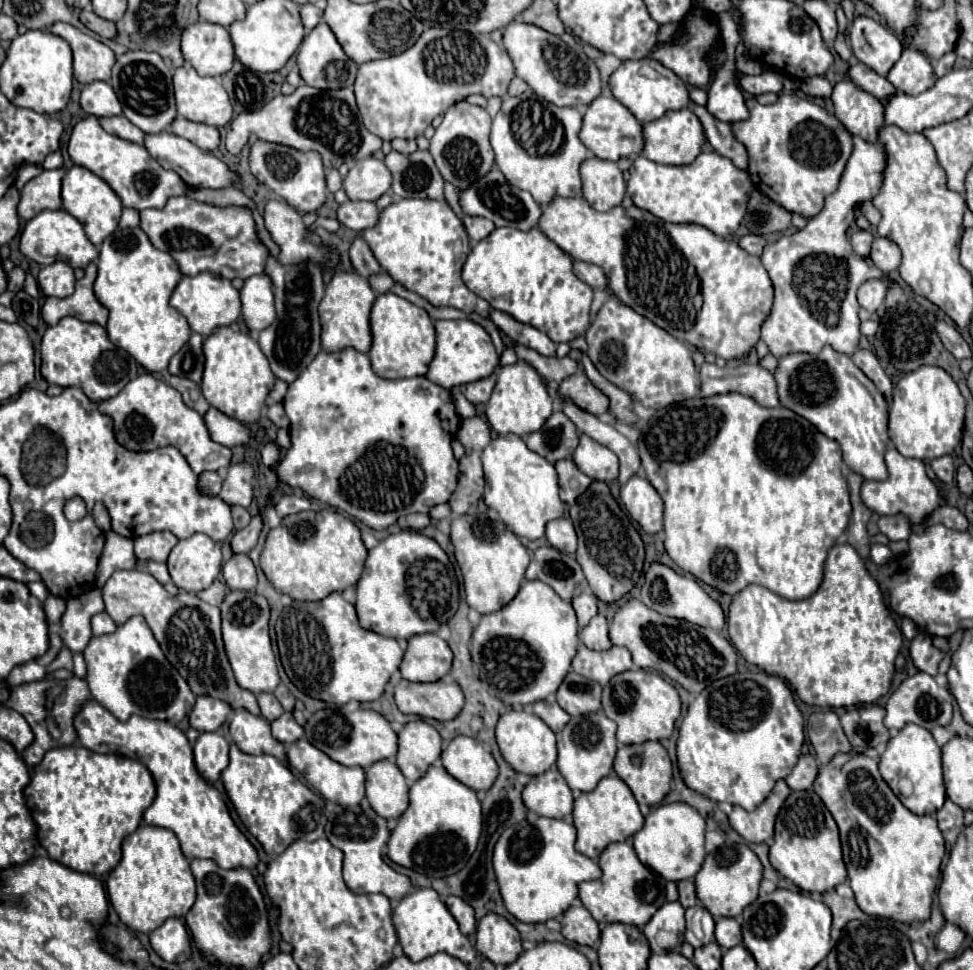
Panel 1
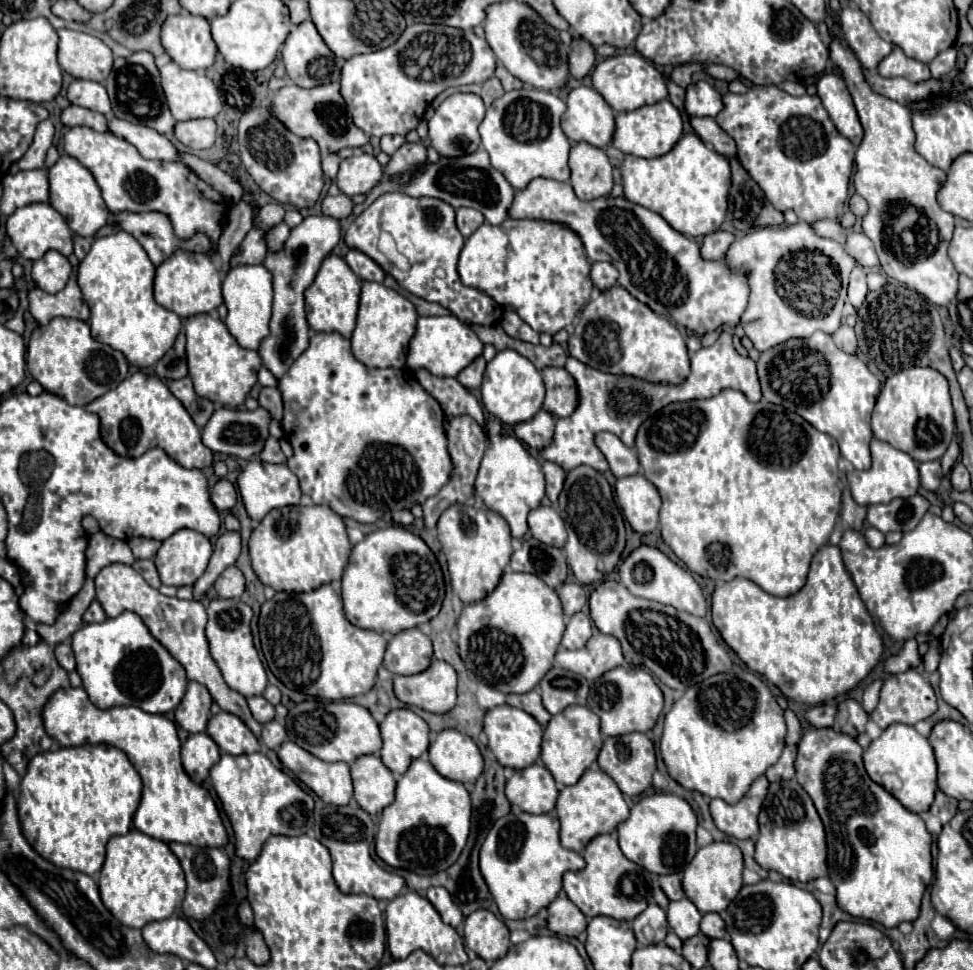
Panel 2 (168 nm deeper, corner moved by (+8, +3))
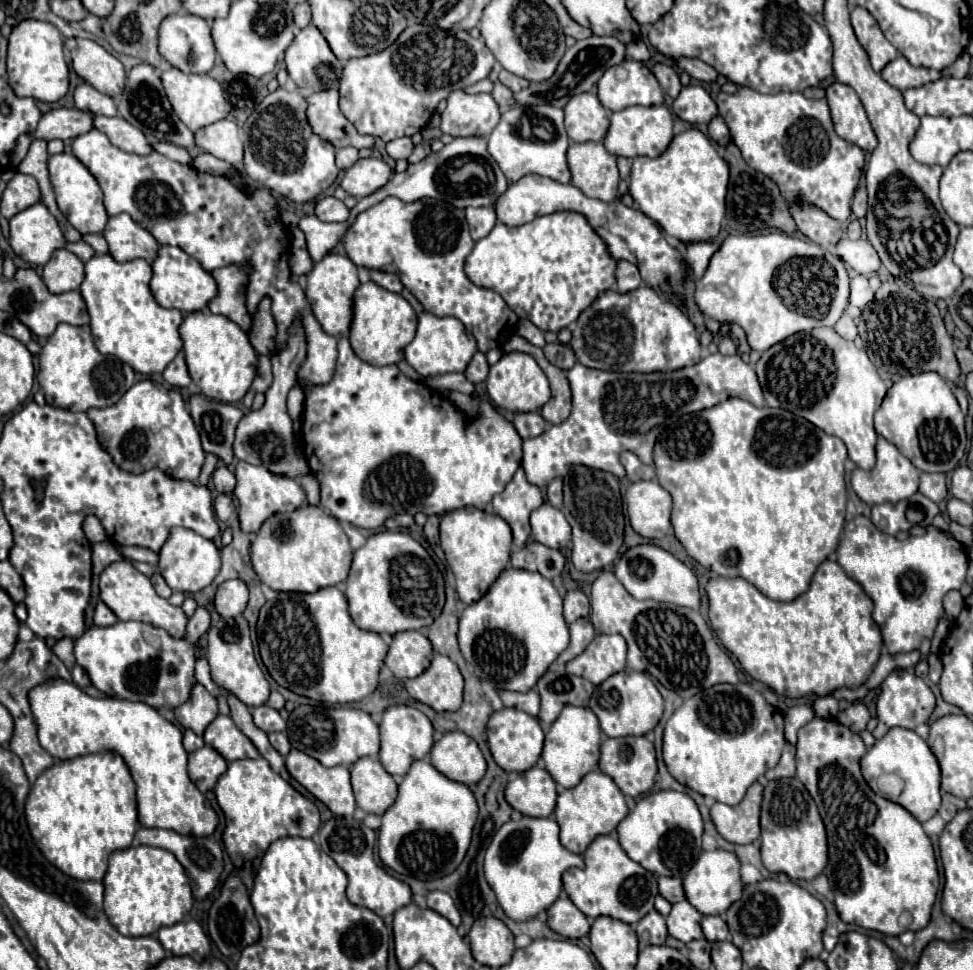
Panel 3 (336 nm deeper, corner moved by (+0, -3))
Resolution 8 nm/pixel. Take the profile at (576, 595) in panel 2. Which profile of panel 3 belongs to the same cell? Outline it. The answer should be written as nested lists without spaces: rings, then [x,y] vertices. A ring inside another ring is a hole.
[[[569,590],[565,594],[565,620],[571,624],[577,618],[587,618],[591,614],[591,602],[581,590]]]

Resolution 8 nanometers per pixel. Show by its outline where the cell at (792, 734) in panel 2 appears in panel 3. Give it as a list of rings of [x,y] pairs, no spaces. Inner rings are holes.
[[[791,706],[785,710],[785,738],[789,744],[797,744],[797,732],[809,720],[813,720],[813,710],[809,706]]]

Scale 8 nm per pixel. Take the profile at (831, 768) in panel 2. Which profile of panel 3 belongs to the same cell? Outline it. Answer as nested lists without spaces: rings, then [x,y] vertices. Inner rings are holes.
[[[815,716],[799,732],[795,756],[797,778],[813,796],[829,838],[829,864],[825,868],[825,876],[829,878],[835,896],[835,906],[843,922],[891,936],[899,936],[905,930],[917,932],[929,924],[931,906],[937,898],[939,888],[939,870],[933,854],[933,844],[929,836],[923,832],[921,822],[911,812],[907,812],[903,806],[891,800],[885,800],[869,788],[859,766],[859,760],[861,756],[865,756],[865,752],[867,750],[861,736],[851,732],[833,718],[823,720]],[[901,914],[909,916],[905,926],[899,924]]]

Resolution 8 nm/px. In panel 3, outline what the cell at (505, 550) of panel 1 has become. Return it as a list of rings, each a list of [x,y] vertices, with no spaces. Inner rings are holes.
[[[457,508],[441,518],[441,548],[457,580],[457,594],[463,604],[473,604],[487,594],[493,580],[507,568],[513,548],[509,524],[497,514],[485,514],[477,508]]]

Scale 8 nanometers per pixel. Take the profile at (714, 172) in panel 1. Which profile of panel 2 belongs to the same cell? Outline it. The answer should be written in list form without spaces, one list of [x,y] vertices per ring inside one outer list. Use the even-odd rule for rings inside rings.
[[[689,132],[663,156],[637,158],[627,154],[621,164],[623,190],[629,202],[661,214],[671,228],[685,236],[703,238],[719,230],[727,212],[727,194],[731,186],[731,168],[725,156],[709,150],[703,140]]]

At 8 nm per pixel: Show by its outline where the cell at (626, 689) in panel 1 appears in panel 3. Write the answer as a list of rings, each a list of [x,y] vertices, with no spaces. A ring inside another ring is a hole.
[[[619,672],[595,688],[589,708],[595,712],[595,716],[599,718],[601,730],[609,738],[643,736],[659,724],[663,716],[663,696],[659,694],[659,690],[655,688],[653,680],[647,674]]]

